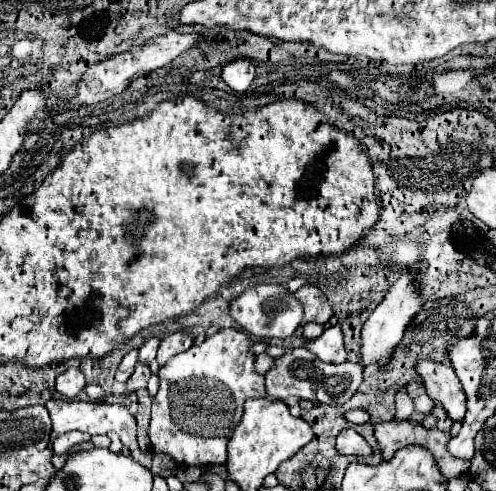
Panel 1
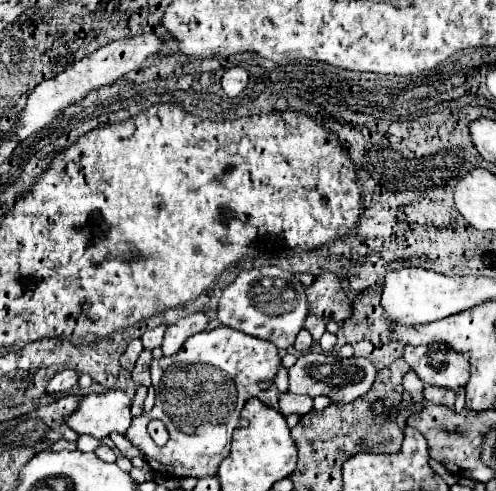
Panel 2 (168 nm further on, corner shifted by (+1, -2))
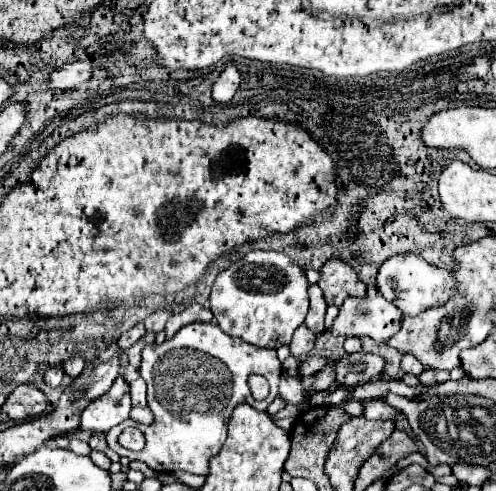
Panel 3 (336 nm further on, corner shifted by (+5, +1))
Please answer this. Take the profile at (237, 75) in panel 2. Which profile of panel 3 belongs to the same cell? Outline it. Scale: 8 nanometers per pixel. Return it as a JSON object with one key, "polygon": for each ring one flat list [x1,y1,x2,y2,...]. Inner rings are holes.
{"polygon":[[228,65,212,87,212,99,216,103,228,103,240,85,240,73,234,65]]}

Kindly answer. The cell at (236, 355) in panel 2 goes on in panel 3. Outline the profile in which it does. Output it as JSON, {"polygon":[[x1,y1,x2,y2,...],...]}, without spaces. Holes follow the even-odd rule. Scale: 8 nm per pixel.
{"polygon":[[192,323,182,327,172,339,164,343,152,343,142,349,140,377,148,385,148,407,154,413,154,423,150,427,138,425,146,437,142,451,134,453,118,443,118,435,126,427,134,427,134,421,112,427,106,437,108,445,120,457,136,459,146,463,156,473,172,473,176,469,206,475,208,459,214,457,226,441,226,421,236,405,248,403,258,411,278,397,278,379,282,375,282,365,274,349,262,349,248,345,238,337,226,335,216,323],[250,375,266,377,270,385,270,395,266,401,256,401,248,387]]}

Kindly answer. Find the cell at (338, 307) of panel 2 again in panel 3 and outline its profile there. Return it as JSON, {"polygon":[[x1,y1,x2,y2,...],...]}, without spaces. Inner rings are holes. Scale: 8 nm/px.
{"polygon":[[332,257,320,269,320,289,324,291,324,299,328,305,340,307,344,297,364,297,366,285,360,281,354,267]]}

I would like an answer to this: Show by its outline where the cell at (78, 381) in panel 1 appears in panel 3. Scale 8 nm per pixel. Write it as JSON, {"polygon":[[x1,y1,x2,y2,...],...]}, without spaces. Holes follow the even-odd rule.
{"polygon":[[54,365,54,367,46,369,46,373,44,373,44,383,50,387,60,387,62,379,64,379,64,371,60,365]]}

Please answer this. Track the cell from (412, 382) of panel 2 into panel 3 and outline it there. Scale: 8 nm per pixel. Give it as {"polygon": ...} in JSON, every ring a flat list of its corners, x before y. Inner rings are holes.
{"polygon":[[406,353,404,357,402,357,402,363,400,363,400,369,404,371,404,373,412,373,412,375,420,375,422,371,424,371,424,365,414,357,414,355,410,355,410,353]]}

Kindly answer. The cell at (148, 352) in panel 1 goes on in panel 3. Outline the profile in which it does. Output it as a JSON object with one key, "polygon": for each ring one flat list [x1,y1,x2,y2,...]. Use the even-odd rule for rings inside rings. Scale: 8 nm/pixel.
{"polygon":[[158,309,158,311,150,313,150,315,144,319,144,325,146,325,146,329,148,329,148,331,158,333,158,331,162,331,162,329,164,329,164,325,166,325,166,321,168,321,168,317,170,317,170,315,172,315,172,311,170,311,170,309]]}

